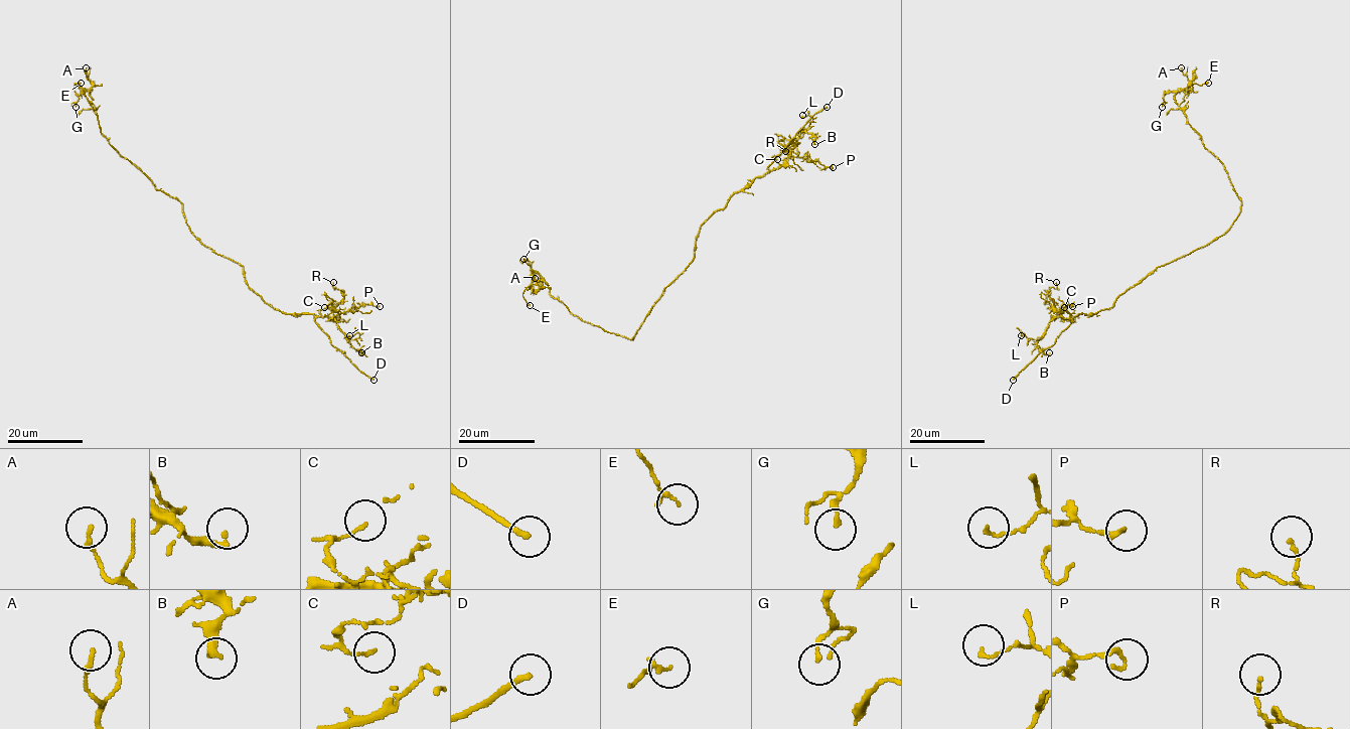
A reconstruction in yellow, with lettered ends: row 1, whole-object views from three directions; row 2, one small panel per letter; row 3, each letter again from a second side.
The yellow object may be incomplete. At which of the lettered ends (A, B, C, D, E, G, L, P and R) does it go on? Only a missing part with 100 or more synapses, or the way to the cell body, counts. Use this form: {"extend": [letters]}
{"extend": ["D"]}

